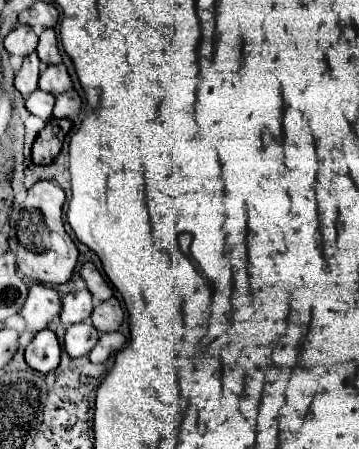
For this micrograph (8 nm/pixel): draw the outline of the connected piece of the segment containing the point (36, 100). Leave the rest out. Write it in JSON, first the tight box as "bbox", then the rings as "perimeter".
{"bbox":[25,88,55,120],"perimeter":[[[37,88],[33,94],[29,94],[29,98],[25,100],[25,106],[31,114],[35,114],[43,120],[49,120],[51,112],[53,112],[53,106],[55,106],[55,96]]]}

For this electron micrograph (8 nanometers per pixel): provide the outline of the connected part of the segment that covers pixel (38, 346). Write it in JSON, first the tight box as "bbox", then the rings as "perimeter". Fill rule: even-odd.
{"bbox":[25,330,61,374],"perimeter":[[[51,330],[37,332],[37,336],[25,348],[27,364],[33,370],[39,370],[43,374],[59,366],[59,356],[61,356],[61,346],[59,346],[57,336]]]}

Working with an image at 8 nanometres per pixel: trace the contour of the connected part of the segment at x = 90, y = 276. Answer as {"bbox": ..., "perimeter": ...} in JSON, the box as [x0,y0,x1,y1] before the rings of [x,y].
{"bbox":[81,262,113,304],"perimeter":[[[87,262],[87,264],[81,268],[81,276],[83,276],[83,280],[87,282],[87,288],[89,288],[89,292],[93,294],[93,298],[95,298],[97,304],[99,304],[99,302],[105,302],[105,300],[109,300],[109,298],[113,296],[109,284],[105,282],[105,278],[101,276],[101,272],[95,268],[93,262]]]}

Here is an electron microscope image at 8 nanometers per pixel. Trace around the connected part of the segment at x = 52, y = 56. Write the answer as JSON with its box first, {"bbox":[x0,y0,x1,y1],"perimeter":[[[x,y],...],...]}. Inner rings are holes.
{"bbox":[37,28,61,64],"perimeter":[[[45,28],[43,34],[39,36],[37,54],[39,54],[41,62],[45,62],[45,64],[59,64],[61,62],[61,52],[57,46],[57,34],[53,28]]]}

